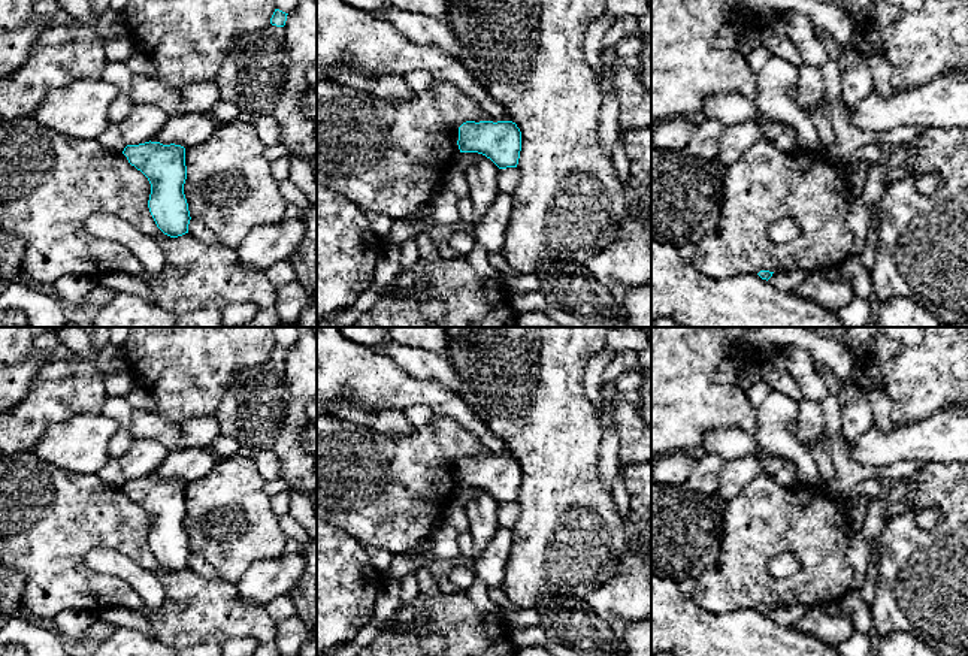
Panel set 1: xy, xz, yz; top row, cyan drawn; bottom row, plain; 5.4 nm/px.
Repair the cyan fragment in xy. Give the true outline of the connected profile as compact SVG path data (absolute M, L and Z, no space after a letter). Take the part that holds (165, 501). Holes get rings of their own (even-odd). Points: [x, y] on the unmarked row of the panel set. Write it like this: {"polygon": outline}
{"polygon": "M149 475L127 480L122 489L151 519L148 542L157 562L170 572L188 568L191 551L184 529L185 483Z"}

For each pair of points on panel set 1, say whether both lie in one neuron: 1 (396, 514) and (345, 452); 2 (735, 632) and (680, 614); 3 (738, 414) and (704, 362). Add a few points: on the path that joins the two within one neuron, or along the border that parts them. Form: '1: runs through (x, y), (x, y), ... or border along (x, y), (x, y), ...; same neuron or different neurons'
1: runs through (384, 499), (351, 466); same neuron
2: runs through (722, 632), (698, 632), (693, 628); same neuron
3: runs through (725, 402), (704, 381), (704, 375); same neuron

